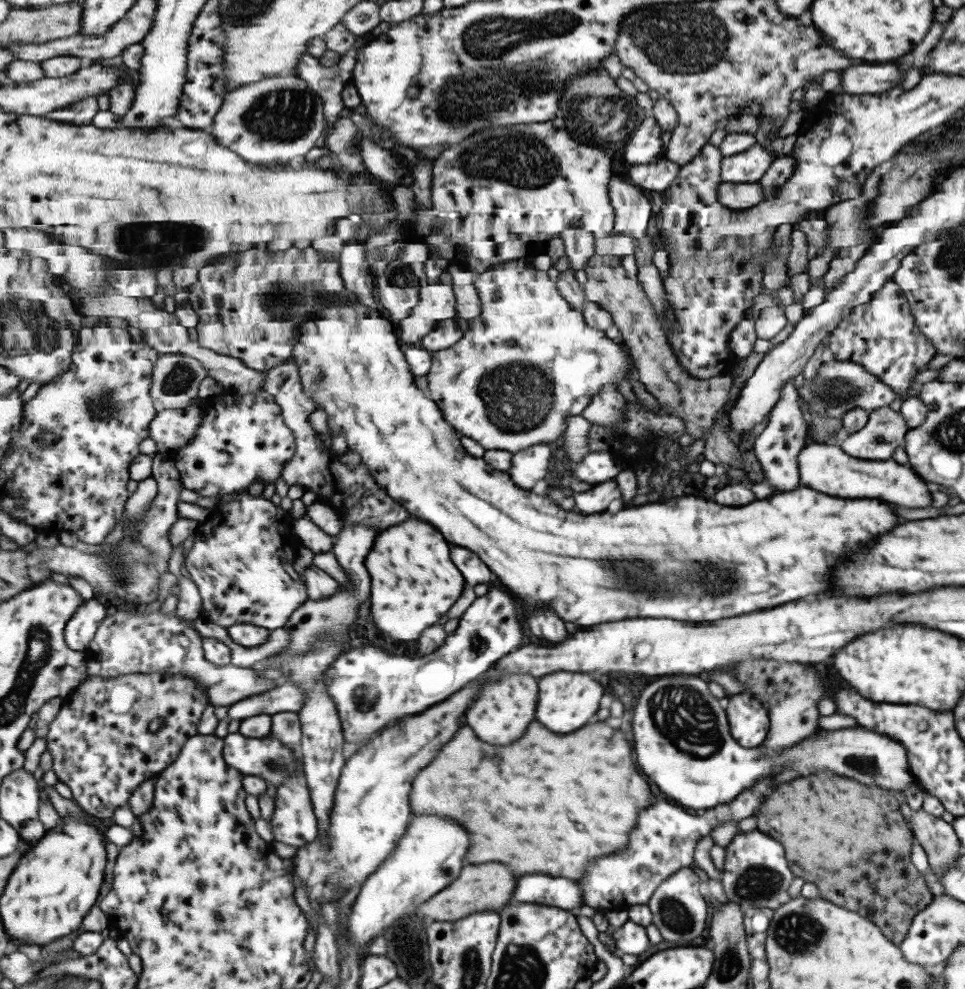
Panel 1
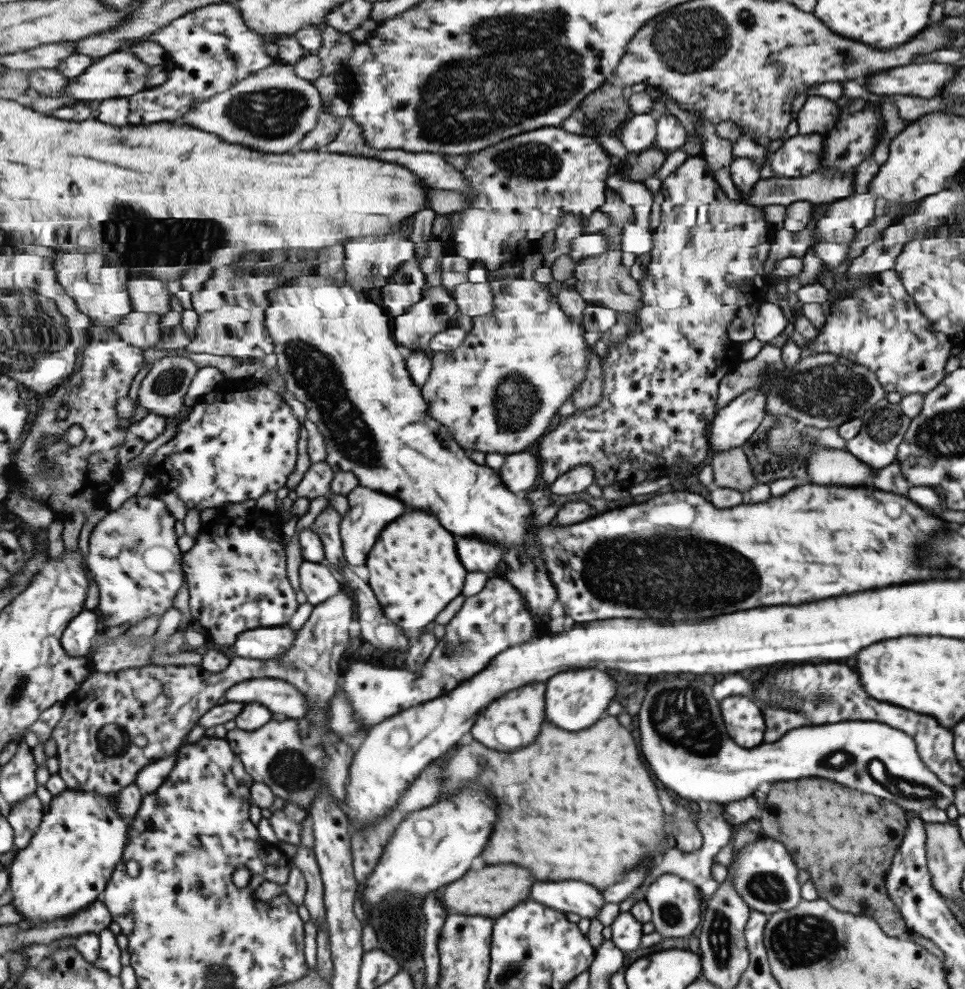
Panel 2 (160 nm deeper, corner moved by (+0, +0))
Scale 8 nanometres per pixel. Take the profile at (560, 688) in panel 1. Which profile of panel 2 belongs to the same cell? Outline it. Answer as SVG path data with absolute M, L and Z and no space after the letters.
M601 668L569 669L551 677L547 684L547 718L555 722L557 726L563 726L565 730L585 730L593 726L601 716L607 712L609 704L613 702L619 682L613 680L607 672L601 672Z

